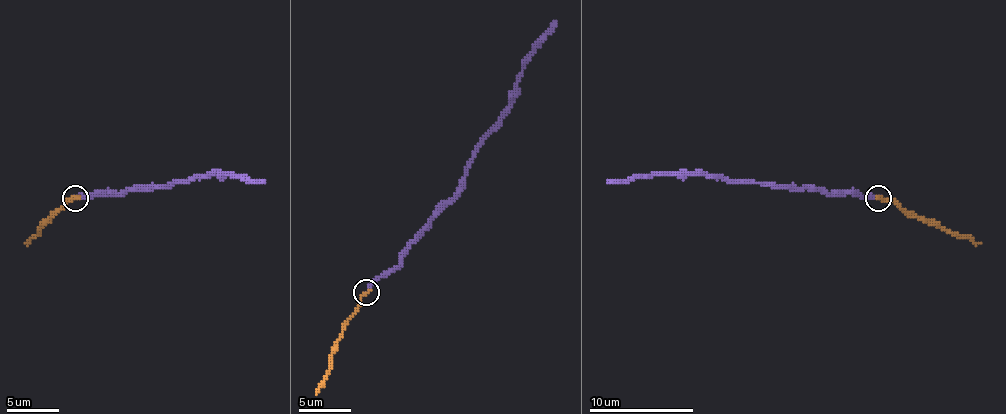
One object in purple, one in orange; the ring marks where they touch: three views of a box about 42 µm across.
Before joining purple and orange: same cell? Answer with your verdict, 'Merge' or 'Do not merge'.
Do not merge

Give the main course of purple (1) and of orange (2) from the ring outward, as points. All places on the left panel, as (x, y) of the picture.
1: (74, 196), (105, 196), (163, 188), (218, 175), (265, 180)
2: (74, 198), (24, 243)

